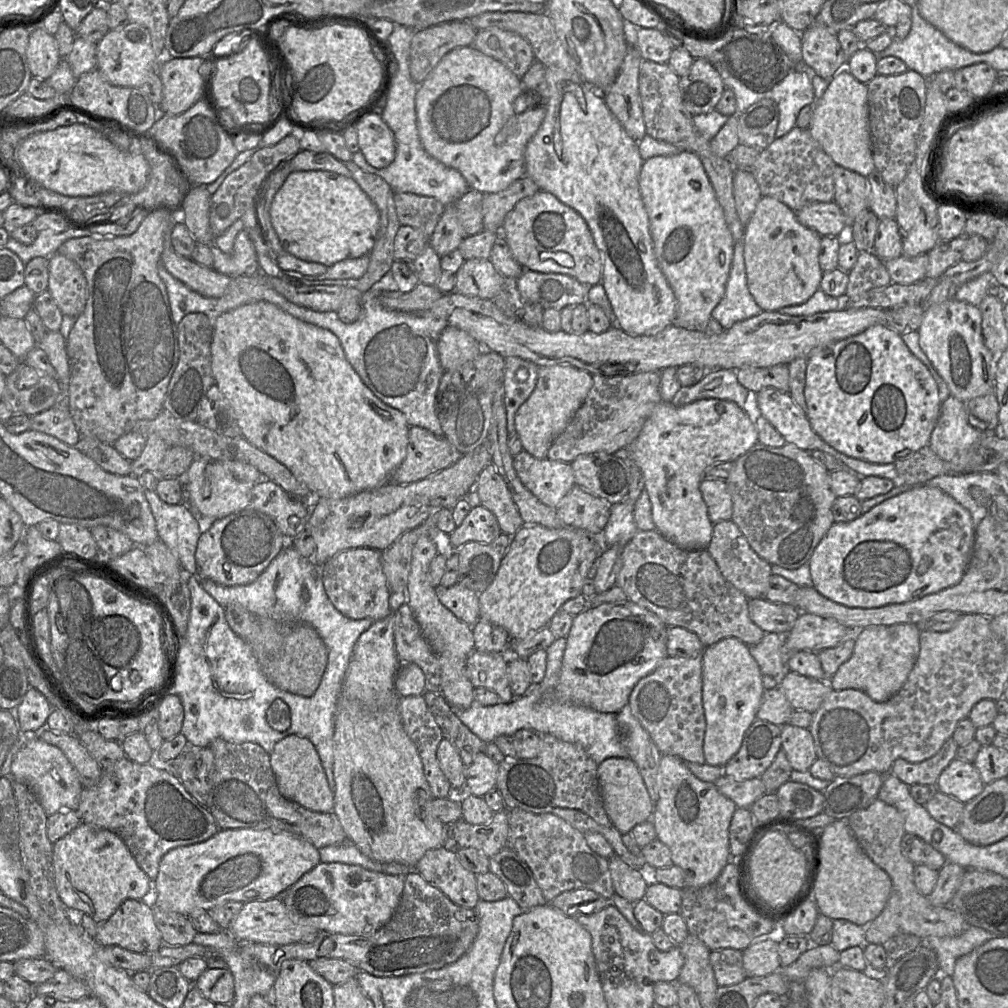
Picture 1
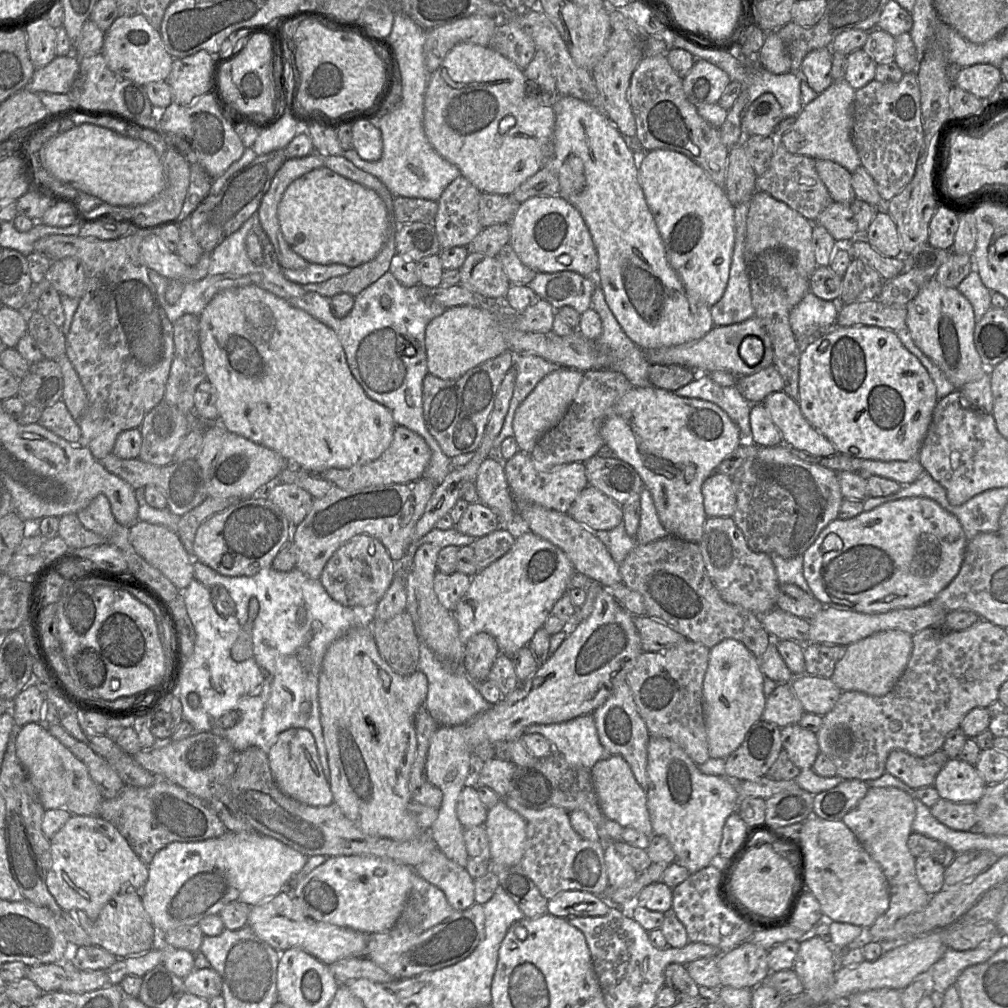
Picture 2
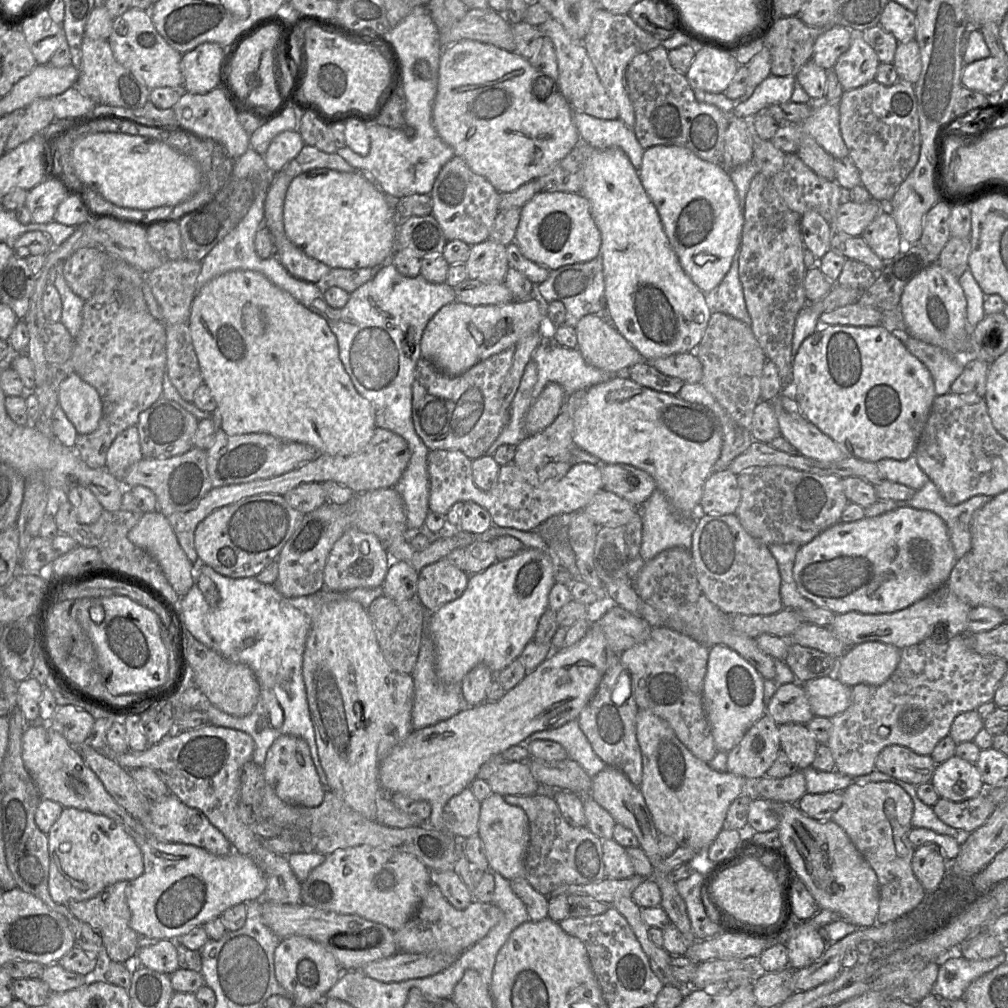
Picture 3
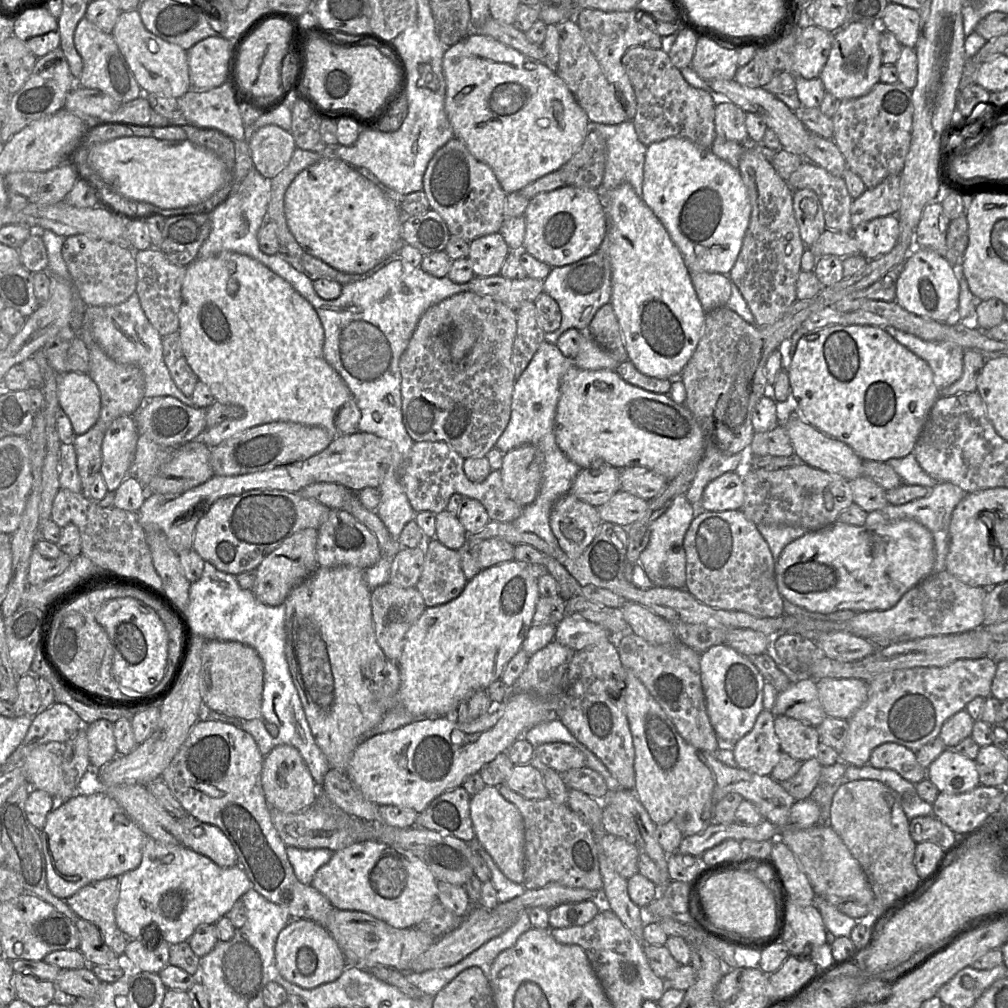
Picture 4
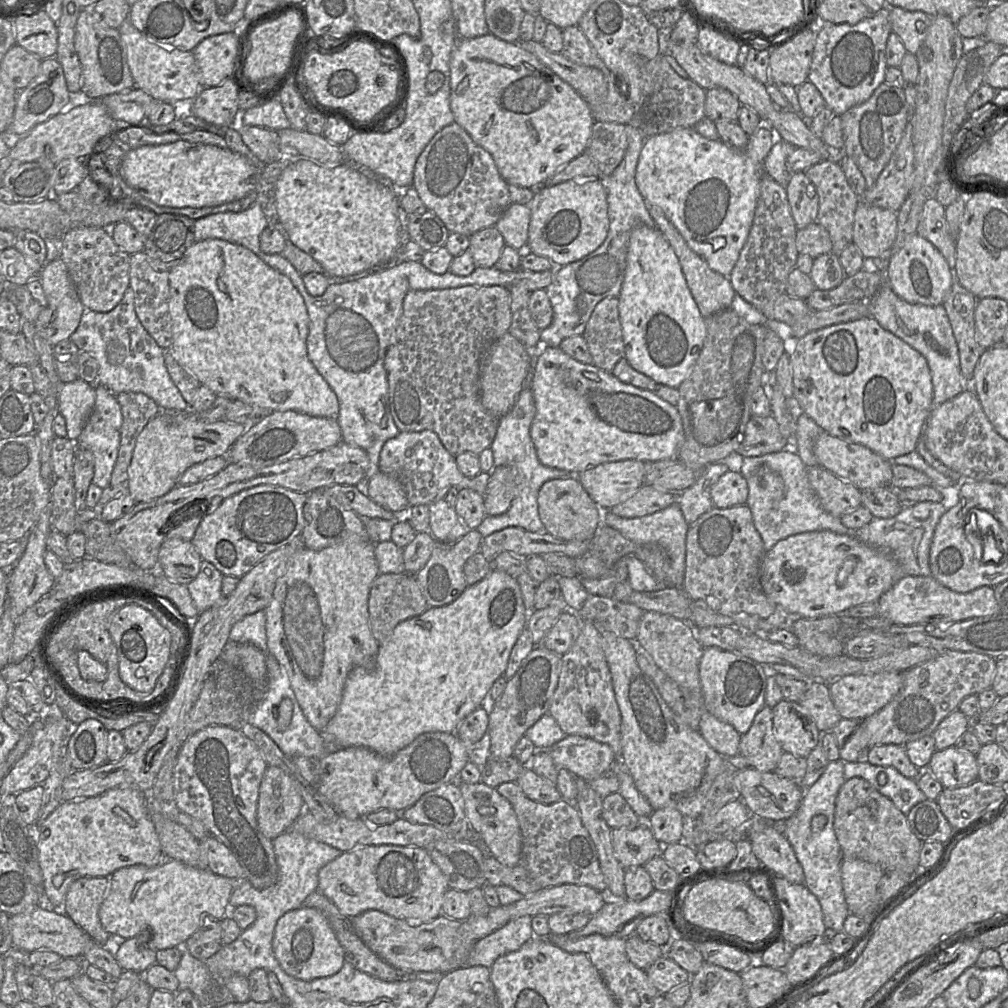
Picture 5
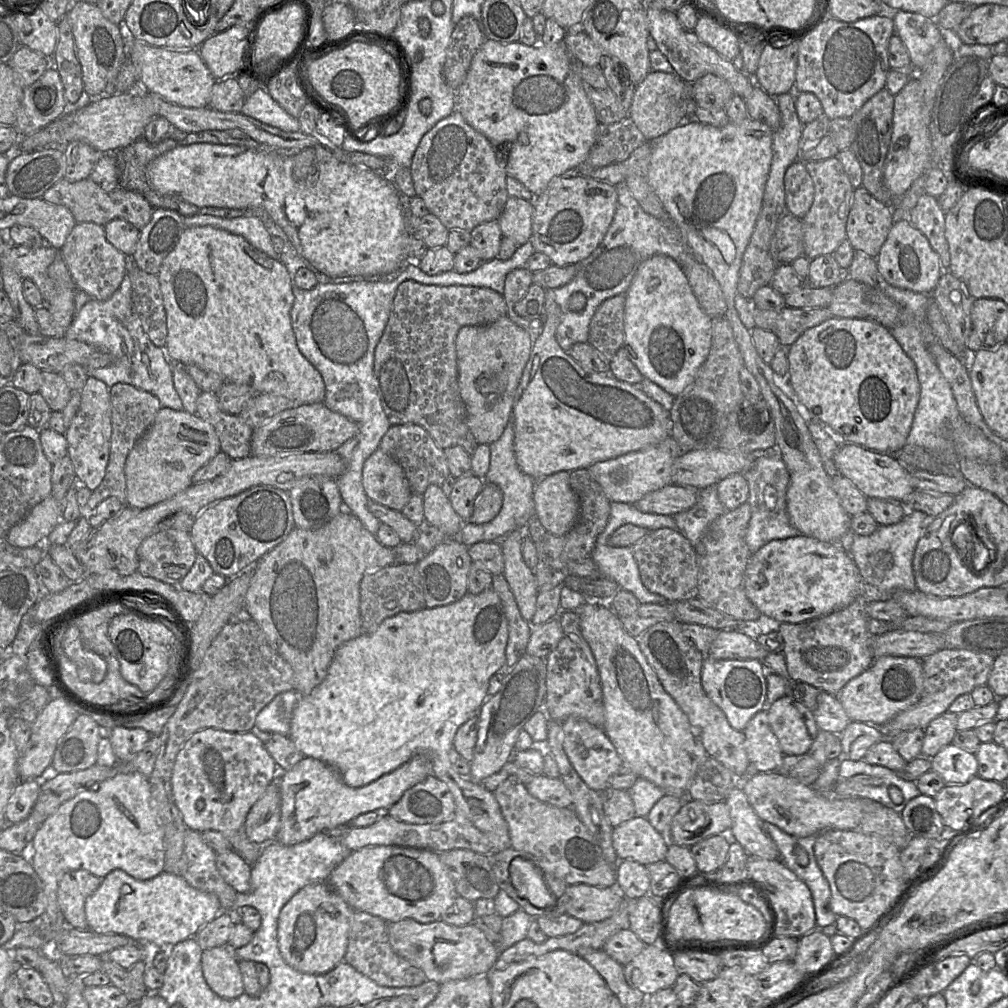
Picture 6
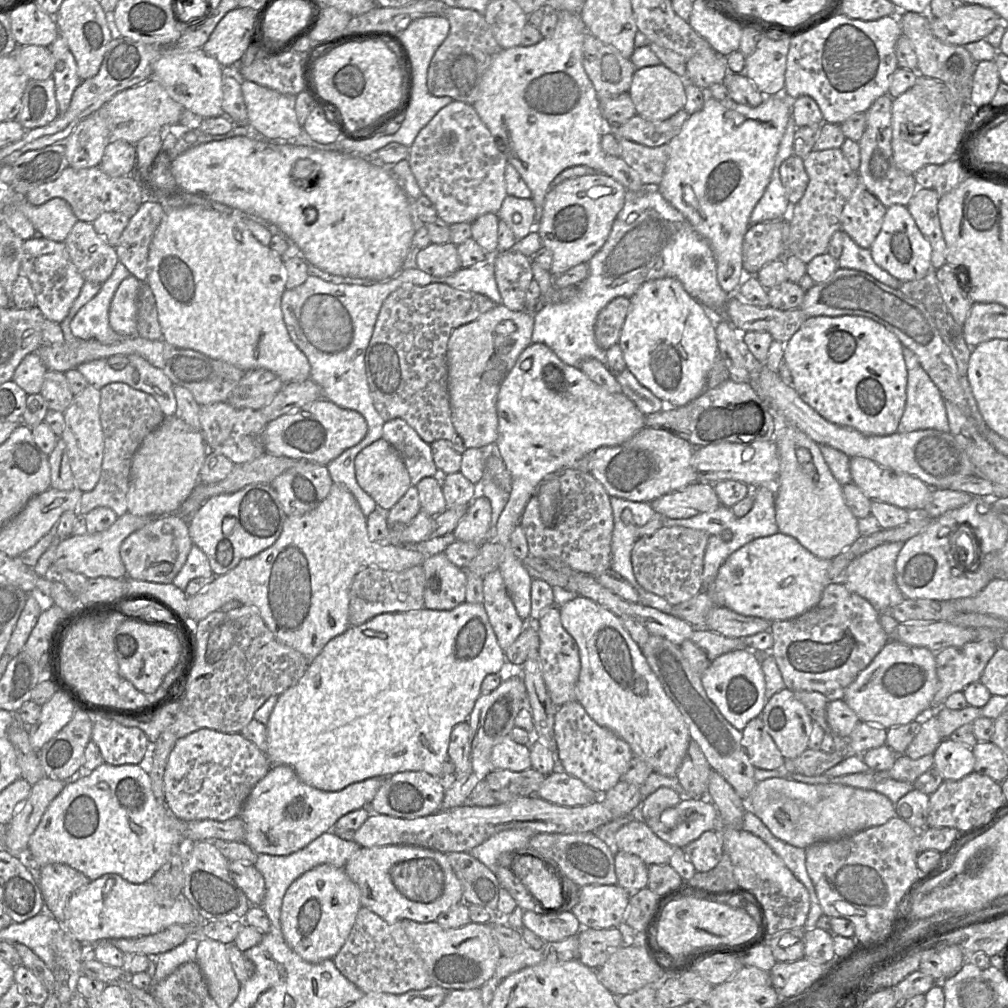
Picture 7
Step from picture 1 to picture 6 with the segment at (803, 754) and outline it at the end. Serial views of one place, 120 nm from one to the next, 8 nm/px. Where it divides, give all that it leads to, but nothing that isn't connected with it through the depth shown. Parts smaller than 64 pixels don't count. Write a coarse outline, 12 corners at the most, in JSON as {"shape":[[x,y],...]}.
{"shape":[[787,695],[765,710],[784,756],[807,754],[820,731]]}

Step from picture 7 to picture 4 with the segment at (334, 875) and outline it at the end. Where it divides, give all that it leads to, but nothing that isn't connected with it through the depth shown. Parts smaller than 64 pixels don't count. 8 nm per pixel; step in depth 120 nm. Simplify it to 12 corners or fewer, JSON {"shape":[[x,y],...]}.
{"shape":[[291,919],[274,953],[281,976],[304,989],[348,966],[322,925]]}

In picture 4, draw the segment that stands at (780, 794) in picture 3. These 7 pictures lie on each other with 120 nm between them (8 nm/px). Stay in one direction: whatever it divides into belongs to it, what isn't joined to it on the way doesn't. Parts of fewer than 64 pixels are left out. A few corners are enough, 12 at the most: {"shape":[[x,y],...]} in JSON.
{"shape":[[817,758],[802,763],[780,784],[795,801],[810,798],[819,784]]}

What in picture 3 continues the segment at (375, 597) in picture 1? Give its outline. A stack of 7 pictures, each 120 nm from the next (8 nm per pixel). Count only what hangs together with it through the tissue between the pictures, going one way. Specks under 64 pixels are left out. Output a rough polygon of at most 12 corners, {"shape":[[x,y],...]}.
{"shape":[[350,528],[327,558],[324,588],[381,587],[392,559]]}

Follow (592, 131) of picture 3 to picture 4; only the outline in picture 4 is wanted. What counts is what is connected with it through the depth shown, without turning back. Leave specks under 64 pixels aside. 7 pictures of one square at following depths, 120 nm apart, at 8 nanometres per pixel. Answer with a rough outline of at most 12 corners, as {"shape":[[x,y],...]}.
{"shape":[[633,120],[593,124],[607,145],[600,192],[642,197],[647,146]]}

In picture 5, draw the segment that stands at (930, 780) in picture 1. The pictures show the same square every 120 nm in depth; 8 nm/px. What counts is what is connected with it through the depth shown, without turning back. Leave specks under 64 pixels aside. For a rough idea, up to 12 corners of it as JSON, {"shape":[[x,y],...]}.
{"shape":[[876,745],[864,759],[890,766],[909,779],[922,770],[911,763],[904,746]]}

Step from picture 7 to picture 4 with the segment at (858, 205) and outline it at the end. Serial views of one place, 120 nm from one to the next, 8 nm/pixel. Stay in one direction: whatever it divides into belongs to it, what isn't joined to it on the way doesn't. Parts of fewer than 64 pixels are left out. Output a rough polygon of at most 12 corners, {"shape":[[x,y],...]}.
{"shape":[[897,215],[853,228],[860,254],[889,253],[900,234]]}

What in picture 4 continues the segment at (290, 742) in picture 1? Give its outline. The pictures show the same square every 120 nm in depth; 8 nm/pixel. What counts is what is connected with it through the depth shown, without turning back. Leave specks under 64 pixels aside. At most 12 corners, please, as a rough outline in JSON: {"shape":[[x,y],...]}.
{"shape":[[287,744],[264,757],[269,806],[306,810],[318,786],[300,752]]}

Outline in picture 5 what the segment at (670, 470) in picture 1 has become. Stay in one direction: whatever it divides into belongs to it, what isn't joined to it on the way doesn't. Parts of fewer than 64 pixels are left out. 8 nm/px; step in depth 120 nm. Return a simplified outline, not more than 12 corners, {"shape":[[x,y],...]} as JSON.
{"shape":[[559,347],[534,359],[540,463],[677,457],[676,408]]}

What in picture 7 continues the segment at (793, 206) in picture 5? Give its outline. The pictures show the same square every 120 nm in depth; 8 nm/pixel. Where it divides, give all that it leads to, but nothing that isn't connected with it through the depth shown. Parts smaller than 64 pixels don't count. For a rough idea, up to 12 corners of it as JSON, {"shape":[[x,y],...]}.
{"shape":[[804,159],[781,164],[780,176],[790,203],[803,197],[809,183]]}

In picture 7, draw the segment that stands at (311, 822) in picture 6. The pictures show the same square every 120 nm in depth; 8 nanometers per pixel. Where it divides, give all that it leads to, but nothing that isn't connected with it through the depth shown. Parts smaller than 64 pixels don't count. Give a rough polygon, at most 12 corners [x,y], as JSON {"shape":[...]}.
{"shape":[[272,765],[239,817],[257,854],[294,853],[368,808],[386,777],[340,791]]}

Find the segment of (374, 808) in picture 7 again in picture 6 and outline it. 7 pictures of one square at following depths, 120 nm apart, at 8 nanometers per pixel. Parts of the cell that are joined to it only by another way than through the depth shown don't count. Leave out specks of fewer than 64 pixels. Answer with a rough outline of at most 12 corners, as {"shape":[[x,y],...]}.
{"shape":[[429,776],[406,790],[387,814],[407,823],[452,820],[448,786]]}

